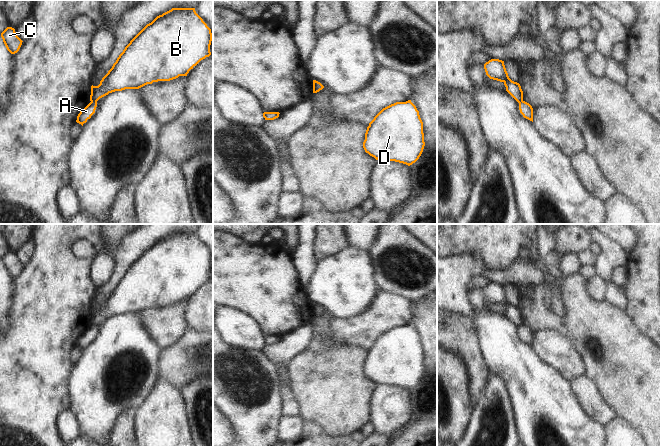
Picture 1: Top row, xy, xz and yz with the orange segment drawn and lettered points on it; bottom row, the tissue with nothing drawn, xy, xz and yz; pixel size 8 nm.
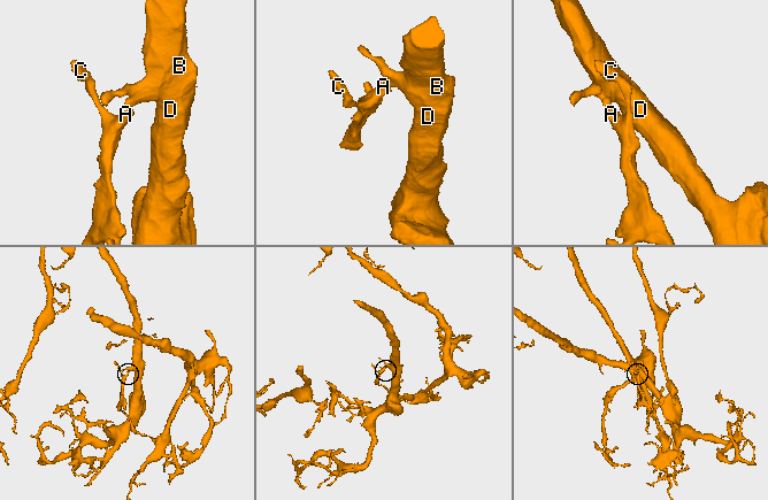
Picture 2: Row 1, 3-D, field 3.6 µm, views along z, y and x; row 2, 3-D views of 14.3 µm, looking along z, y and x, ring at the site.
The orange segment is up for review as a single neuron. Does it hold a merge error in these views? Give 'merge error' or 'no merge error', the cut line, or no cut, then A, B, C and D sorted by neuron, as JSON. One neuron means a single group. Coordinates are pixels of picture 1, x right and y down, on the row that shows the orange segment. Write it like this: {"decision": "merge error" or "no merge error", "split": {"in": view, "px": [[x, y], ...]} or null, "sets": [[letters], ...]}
{"decision": "merge error", "split": {"in": "xy", "px": [[91, 101], [96, 102]]}, "sets": [["A", "C"], ["B", "D"]]}

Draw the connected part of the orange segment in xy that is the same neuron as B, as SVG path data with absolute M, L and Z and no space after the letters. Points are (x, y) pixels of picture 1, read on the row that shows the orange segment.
M172 8L147 24L125 47L98 86L91 86L90 101L115 91L139 89L158 81L187 76L201 60L211 55L211 29L195 8Z

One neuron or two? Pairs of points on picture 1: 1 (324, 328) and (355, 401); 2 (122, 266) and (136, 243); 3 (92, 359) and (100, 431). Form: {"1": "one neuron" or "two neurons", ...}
{"1": "one neuron", "2": "one neuron", "3": "one neuron"}

